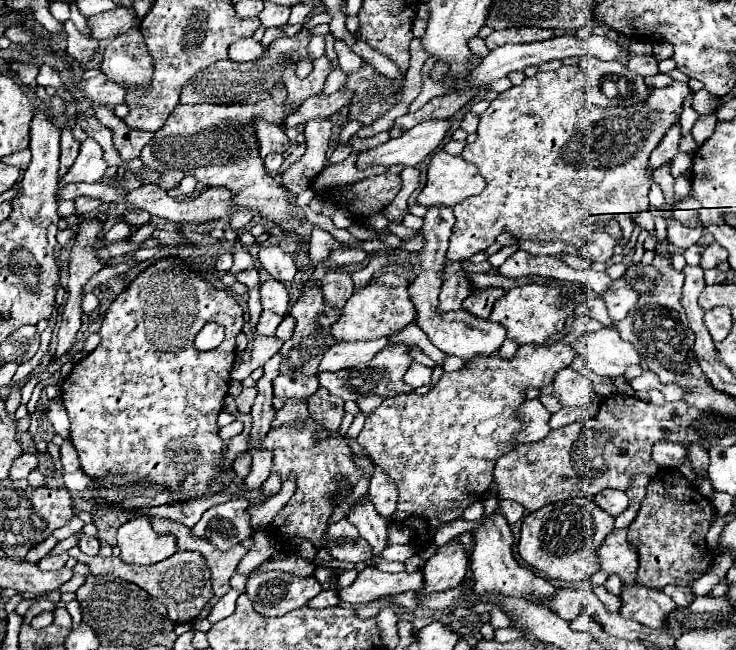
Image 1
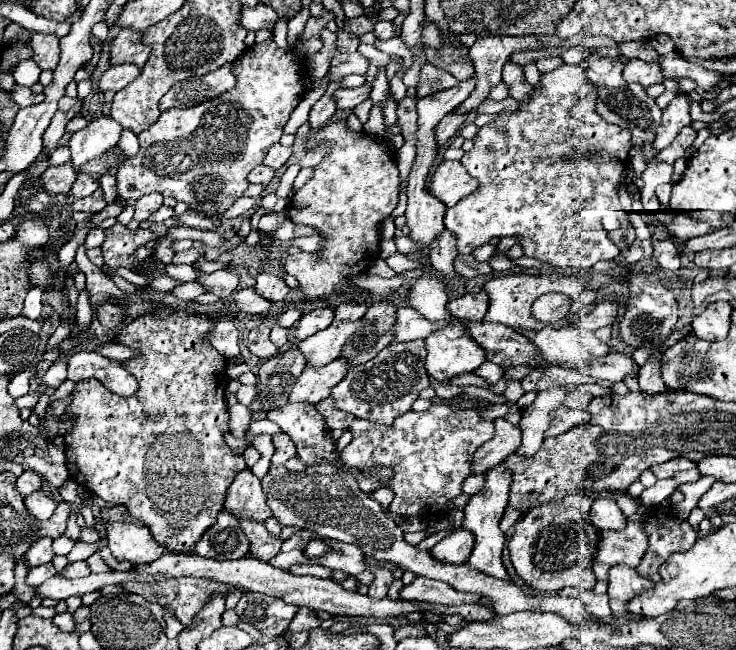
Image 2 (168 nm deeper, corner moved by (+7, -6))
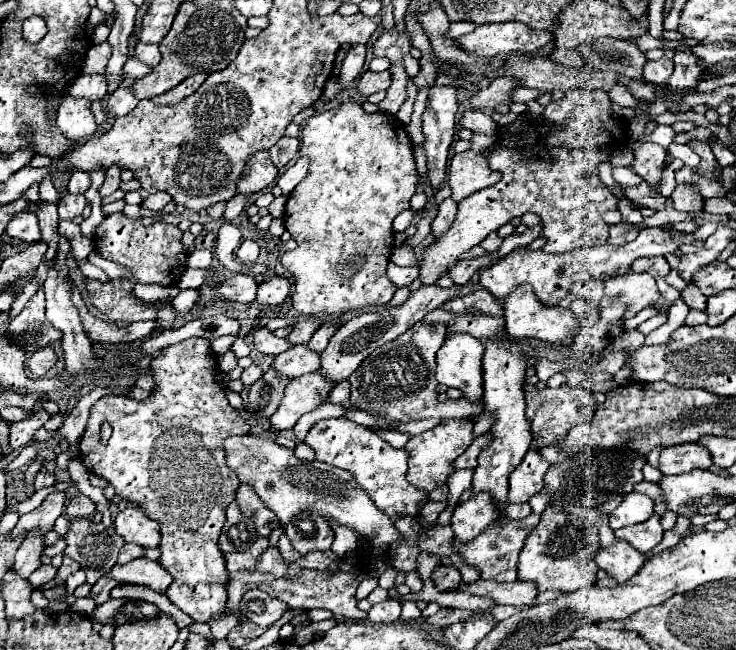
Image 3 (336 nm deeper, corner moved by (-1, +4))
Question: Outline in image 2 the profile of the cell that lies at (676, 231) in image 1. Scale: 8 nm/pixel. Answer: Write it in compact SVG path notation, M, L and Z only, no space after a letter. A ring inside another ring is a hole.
M681 212L675 213L672 222L668 222L668 230L676 238L676 242L686 242L690 238L696 238L696 236L702 236L702 234L715 231L706 222L695 222L688 214Z

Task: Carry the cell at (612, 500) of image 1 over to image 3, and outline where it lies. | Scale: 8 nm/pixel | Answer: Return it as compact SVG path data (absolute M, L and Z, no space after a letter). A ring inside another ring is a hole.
M626 494L622 504L610 514L610 528L618 530L624 526L632 526L632 524L640 524L644 520L648 520L648 516L654 514L654 500L646 494Z

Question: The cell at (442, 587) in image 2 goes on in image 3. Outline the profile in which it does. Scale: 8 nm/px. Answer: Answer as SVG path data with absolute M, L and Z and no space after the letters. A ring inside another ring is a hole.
M480 578L478 582L474 582L470 586L462 584L458 590L464 590L464 592L476 594L476 596L494 598L496 604L512 604L512 606L520 606L520 608L532 606L536 596L538 596L536 584L522 582L522 580L516 580L512 584L500 584L494 580L482 580Z

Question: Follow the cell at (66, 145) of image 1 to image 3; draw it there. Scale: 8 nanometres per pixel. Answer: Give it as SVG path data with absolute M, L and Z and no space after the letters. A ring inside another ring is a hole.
M80 170L72 172L66 188L68 188L70 194L84 194L90 188L90 176L88 176L88 172L80 172Z

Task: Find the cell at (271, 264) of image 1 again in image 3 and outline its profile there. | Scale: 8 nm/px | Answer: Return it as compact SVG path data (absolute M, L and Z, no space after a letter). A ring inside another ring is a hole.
M272 276L270 280L266 280L266 282L262 282L262 284L258 286L256 302L274 308L274 306L284 304L286 298L288 298L288 294L290 294L290 282L288 282L286 278Z

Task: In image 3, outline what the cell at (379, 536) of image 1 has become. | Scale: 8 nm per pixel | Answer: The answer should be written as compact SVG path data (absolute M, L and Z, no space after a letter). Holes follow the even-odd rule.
M390 598L386 602L374 604L372 610L368 612L368 620L374 622L374 624L382 624L382 622L384 624L392 624L392 622L396 622L400 618L400 610L402 610L400 602L394 600L394 598Z

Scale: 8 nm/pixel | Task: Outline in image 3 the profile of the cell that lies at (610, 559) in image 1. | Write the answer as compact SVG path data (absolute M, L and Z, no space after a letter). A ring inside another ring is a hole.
M654 514L650 520L646 520L642 524L620 528L614 534L616 534L618 540L626 540L636 550L640 550L642 554L646 554L646 552L650 552L662 540L664 530L660 526L660 518Z

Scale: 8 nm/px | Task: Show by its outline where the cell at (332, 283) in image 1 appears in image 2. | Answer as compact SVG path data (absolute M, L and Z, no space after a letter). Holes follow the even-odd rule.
M326 306L326 308L316 308L310 314L304 314L296 326L296 338L304 340L324 328L328 328L334 322L334 306Z

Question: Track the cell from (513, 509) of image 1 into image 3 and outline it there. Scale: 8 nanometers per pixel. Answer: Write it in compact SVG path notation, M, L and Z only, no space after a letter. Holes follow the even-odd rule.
M508 504L504 508L504 516L506 518L526 518L528 514L532 514L530 504Z

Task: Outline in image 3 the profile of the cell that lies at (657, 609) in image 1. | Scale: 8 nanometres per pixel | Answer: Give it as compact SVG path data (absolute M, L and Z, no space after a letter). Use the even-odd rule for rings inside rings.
M614 540L610 546L596 552L594 562L598 568L606 570L608 576L616 578L618 584L622 584L642 568L646 556L642 552L636 552L636 548L624 544L624 540Z

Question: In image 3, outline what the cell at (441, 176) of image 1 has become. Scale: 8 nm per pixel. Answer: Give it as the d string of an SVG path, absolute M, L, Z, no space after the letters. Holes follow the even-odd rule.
M466 150L456 154L448 168L448 184L452 188L452 200L460 202L466 196L494 186L500 180L500 172L492 172L488 158L482 152Z

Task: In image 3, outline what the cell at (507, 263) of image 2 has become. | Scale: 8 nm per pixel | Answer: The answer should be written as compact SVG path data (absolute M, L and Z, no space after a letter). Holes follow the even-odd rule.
M498 232L488 234L488 236L480 242L480 246L482 246L486 252L496 252L496 250L500 248L500 244L502 244L502 238L498 236Z

